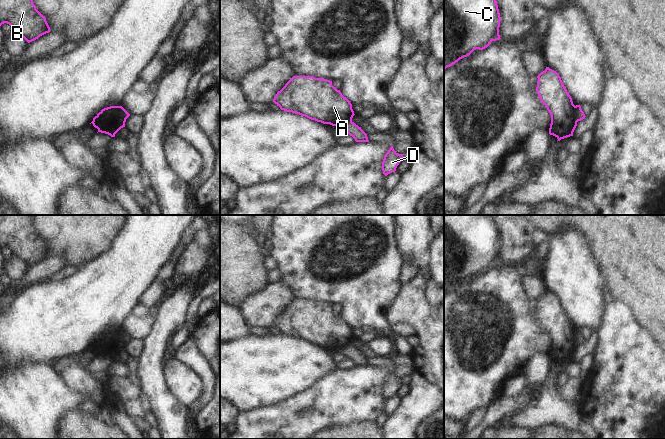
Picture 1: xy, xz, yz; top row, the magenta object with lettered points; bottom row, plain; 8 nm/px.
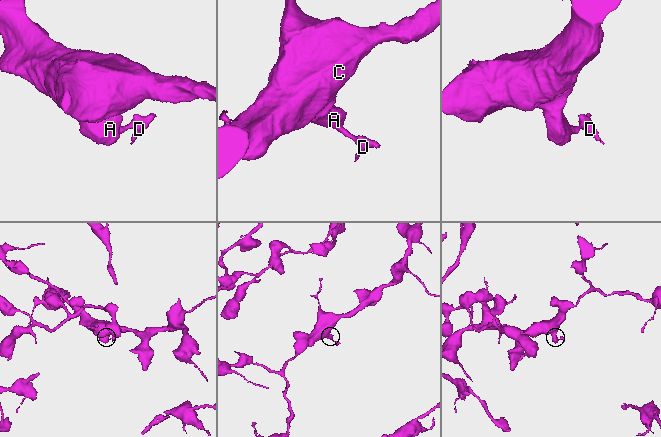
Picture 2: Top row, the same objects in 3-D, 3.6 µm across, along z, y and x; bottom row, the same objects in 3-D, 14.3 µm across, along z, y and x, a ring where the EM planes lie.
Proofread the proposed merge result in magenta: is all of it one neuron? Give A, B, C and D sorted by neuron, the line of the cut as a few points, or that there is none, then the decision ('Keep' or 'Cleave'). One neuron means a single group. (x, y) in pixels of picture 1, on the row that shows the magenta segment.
Groups: A B C / D. Split along yz (574, 106), (574, 115), (577, 121). Cleave

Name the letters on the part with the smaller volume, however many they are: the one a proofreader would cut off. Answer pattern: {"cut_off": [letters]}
{"cut_off": ["D"]}

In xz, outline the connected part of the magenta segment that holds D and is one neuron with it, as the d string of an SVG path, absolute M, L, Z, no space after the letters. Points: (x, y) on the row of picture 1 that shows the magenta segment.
M393 146L390 147L382 162L382 171L385 176L396 171L396 168L401 162L403 155L404 154L398 154L394 150Z

